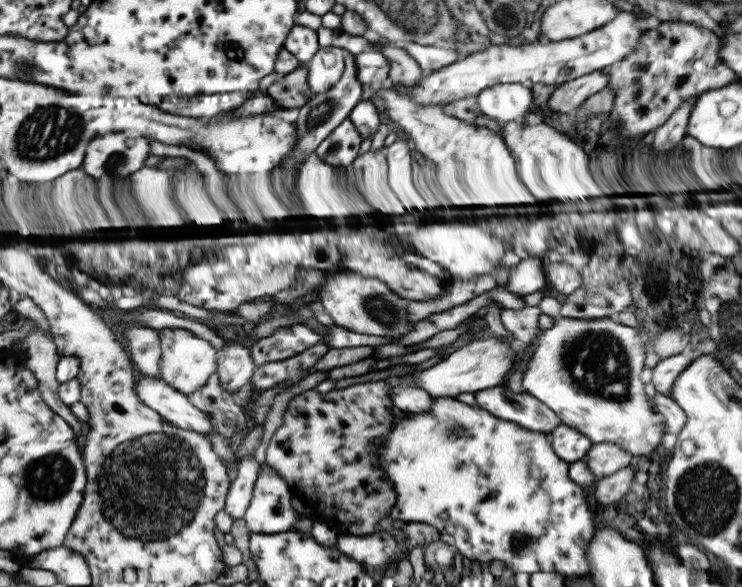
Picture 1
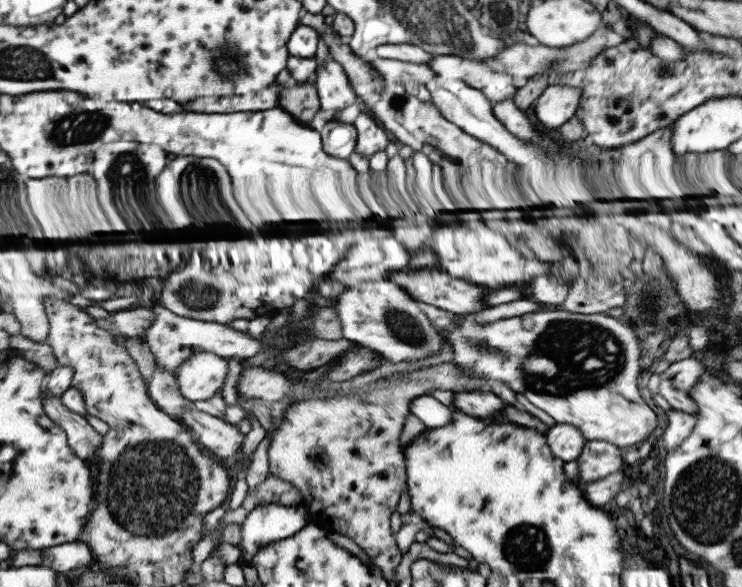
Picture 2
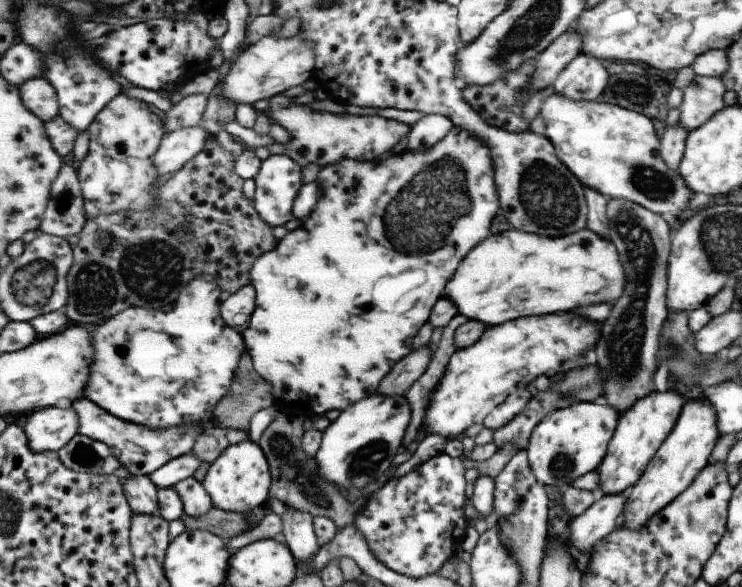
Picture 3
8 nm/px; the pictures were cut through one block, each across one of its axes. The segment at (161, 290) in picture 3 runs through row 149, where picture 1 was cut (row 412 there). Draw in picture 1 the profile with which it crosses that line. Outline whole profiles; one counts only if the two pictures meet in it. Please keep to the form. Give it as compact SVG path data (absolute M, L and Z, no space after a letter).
M212 373L199 390L193 390L186 397L193 406L204 412L215 432L224 440L230 440L236 431L249 428L249 419L241 407L233 403L231 394L221 388L216 373Z

